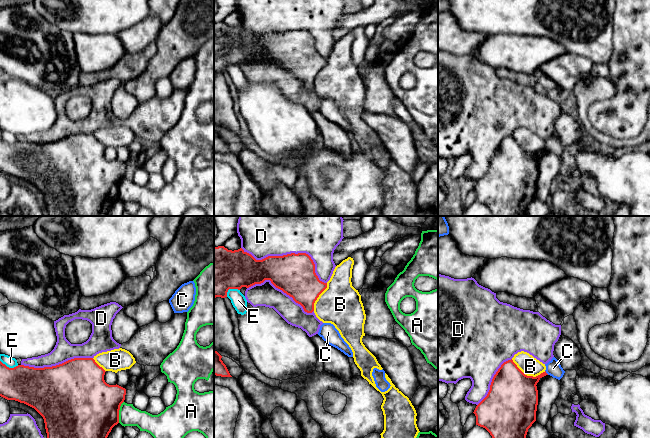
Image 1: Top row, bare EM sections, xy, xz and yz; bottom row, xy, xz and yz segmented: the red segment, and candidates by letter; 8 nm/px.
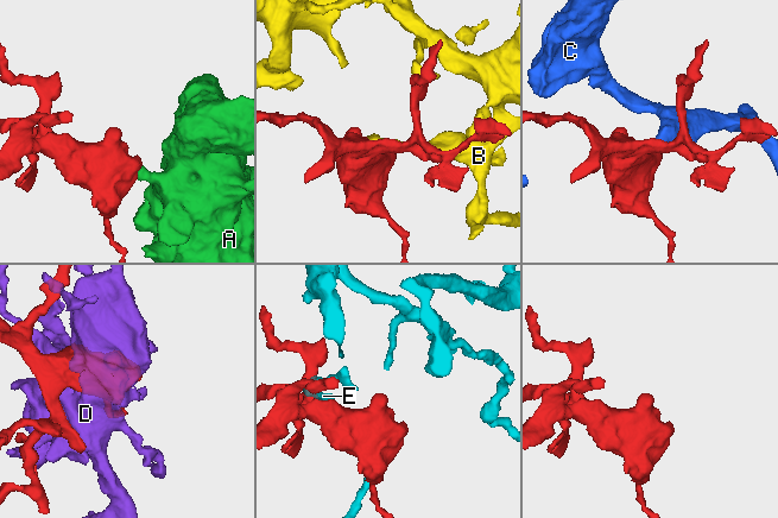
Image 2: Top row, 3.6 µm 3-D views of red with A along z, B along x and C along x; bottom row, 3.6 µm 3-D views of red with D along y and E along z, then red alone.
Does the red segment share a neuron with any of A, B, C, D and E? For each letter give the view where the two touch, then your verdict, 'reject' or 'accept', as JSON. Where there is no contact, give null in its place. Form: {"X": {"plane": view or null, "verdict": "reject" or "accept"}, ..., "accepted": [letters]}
{"A": {"plane": "xy", "verdict": "reject"}, "B": {"plane": "yz", "verdict": "reject"}, "C": {"plane": "yz", "verdict": "accept"}, "D": {"plane": "xz", "verdict": "reject"}, "E": {"plane": "xy", "verdict": "reject"}, "accepted": ["C"]}

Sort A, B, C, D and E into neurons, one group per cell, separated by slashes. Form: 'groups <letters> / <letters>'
groups A / B / C / D / E

